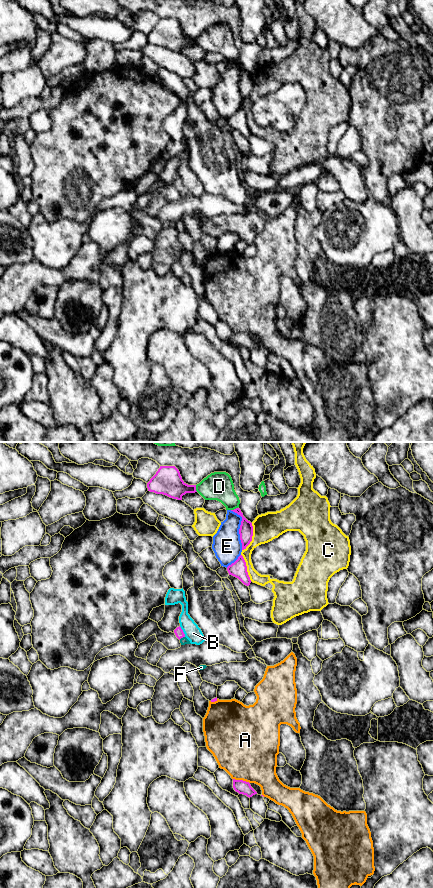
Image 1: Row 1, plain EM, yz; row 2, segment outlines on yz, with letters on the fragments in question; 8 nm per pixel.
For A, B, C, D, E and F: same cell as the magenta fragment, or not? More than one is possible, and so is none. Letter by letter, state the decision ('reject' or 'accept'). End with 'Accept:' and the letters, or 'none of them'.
A: reject
B: reject
C: reject
D: reject
E: reject
F: accept
Accept: F

